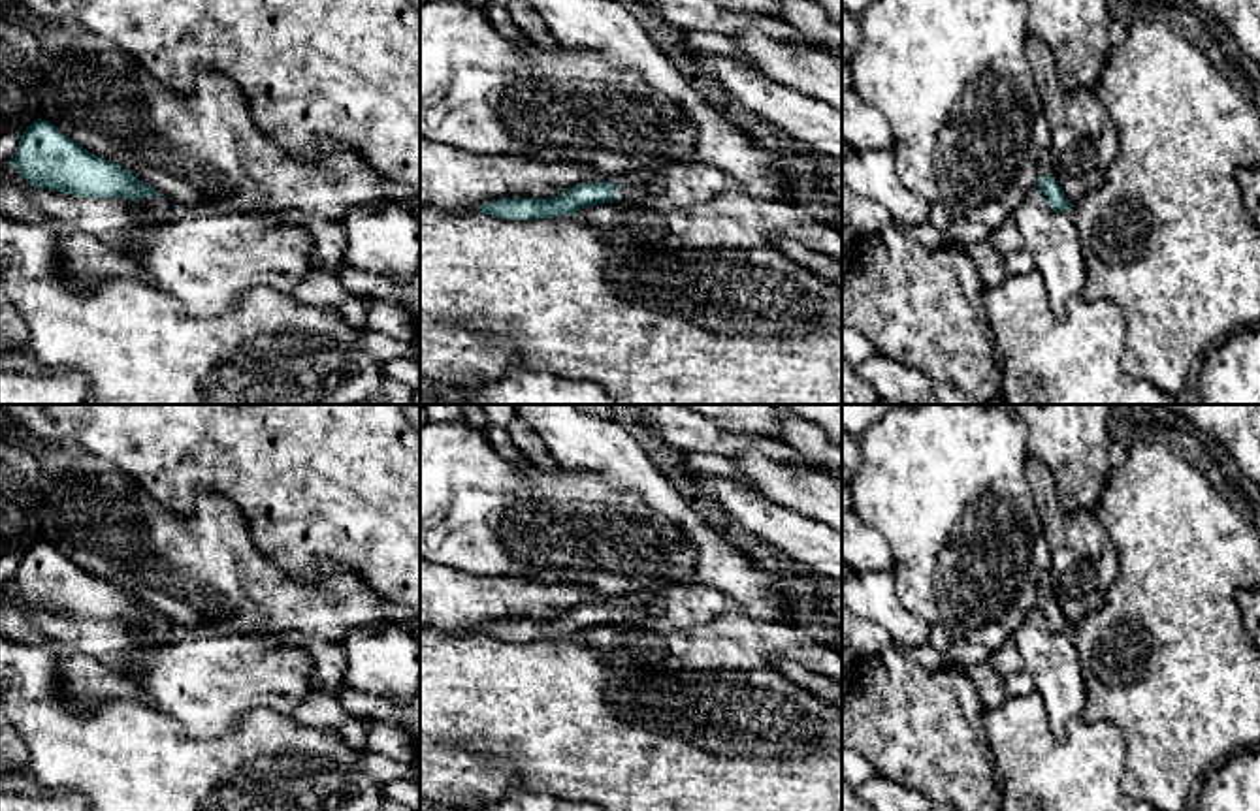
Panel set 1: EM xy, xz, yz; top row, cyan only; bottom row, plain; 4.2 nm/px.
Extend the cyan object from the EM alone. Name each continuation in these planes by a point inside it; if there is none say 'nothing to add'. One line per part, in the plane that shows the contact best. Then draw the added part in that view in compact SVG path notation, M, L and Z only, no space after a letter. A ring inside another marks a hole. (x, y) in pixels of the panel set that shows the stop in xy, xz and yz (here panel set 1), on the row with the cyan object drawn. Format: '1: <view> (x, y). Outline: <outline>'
1: xz (692, 183). Outline: M693 160L620 177L618 199L625 205L638 205L648 198L661 196L674 205L695 205L710 201L729 186L733 183L723 171Z

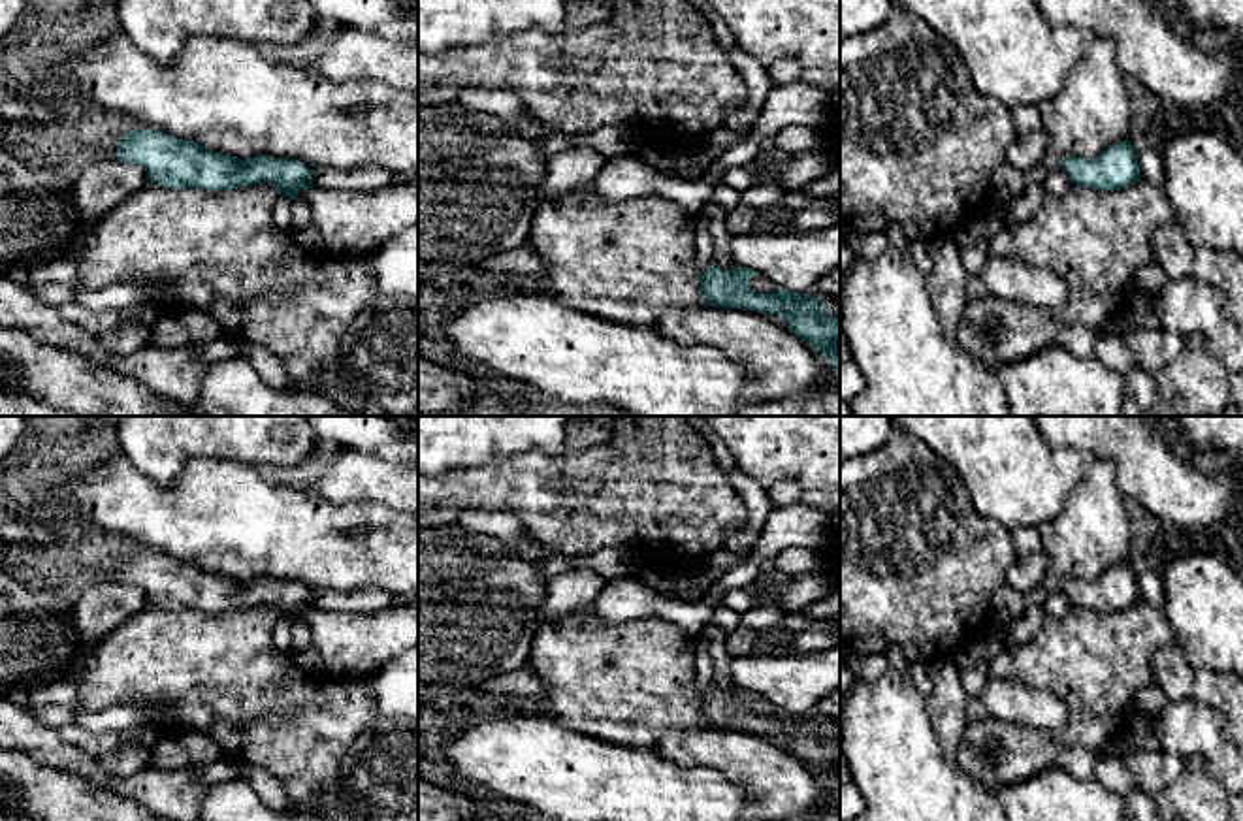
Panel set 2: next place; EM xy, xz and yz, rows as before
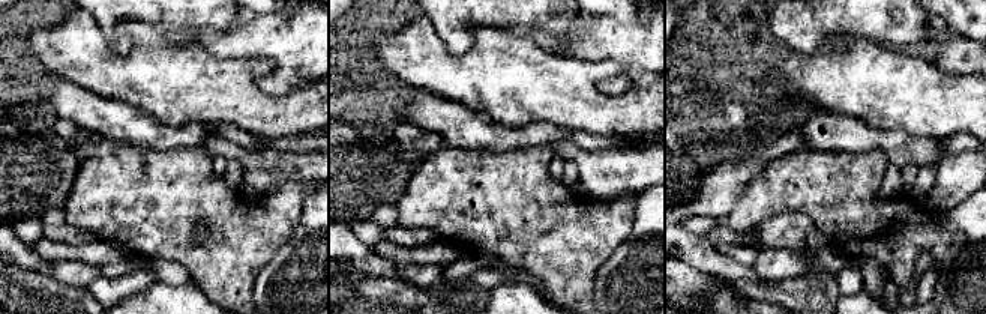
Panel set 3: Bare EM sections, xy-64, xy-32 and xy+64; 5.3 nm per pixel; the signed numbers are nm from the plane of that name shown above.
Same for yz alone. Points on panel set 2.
nothing to add

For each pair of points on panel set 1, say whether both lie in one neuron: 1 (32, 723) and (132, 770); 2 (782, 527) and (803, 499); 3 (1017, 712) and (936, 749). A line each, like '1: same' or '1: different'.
1: same
2: different
3: different

